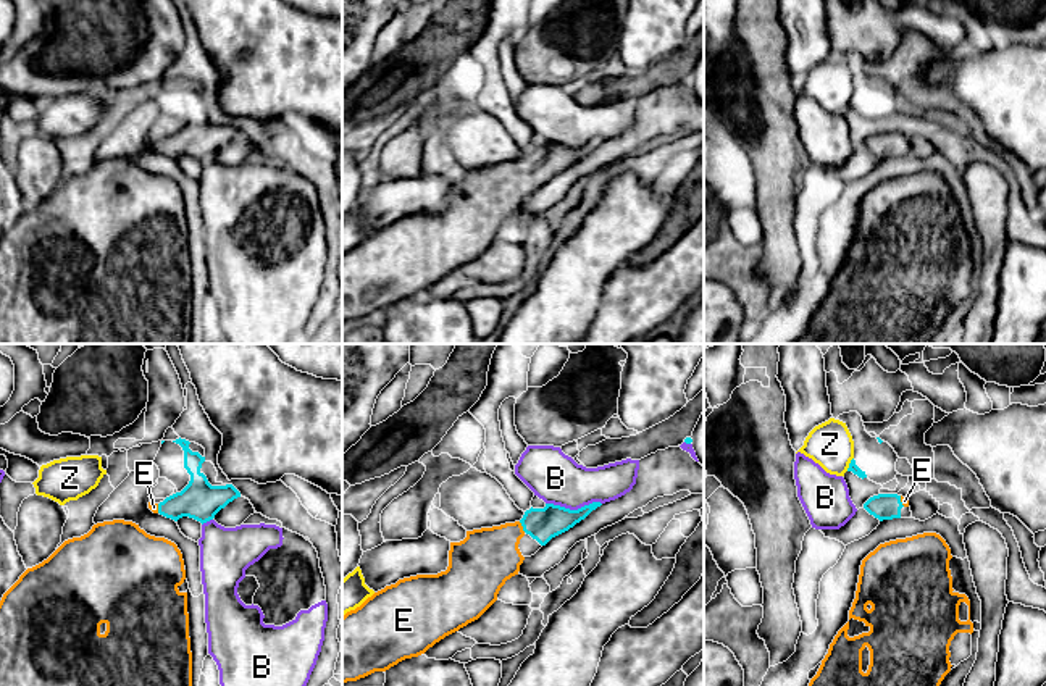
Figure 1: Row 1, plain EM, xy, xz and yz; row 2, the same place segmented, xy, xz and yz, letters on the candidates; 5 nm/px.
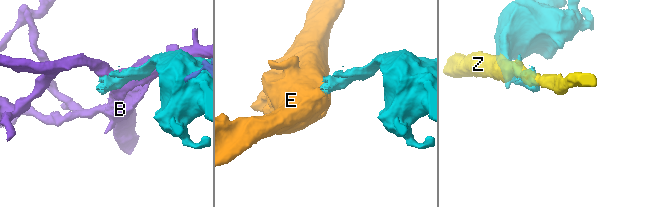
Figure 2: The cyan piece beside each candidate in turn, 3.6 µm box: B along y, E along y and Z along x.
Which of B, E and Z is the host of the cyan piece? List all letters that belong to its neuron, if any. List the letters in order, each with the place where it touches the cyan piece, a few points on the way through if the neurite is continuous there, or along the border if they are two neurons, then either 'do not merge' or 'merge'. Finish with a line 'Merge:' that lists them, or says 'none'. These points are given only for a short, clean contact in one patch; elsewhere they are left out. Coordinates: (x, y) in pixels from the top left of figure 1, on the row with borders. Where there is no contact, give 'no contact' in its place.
B: xz (573, 510) | do not merge
E: xz (522, 525) | across xz (544, 523), (522, 525), (488, 557) | merge
Z: yz (849, 464) | do not merge
Merge: E

